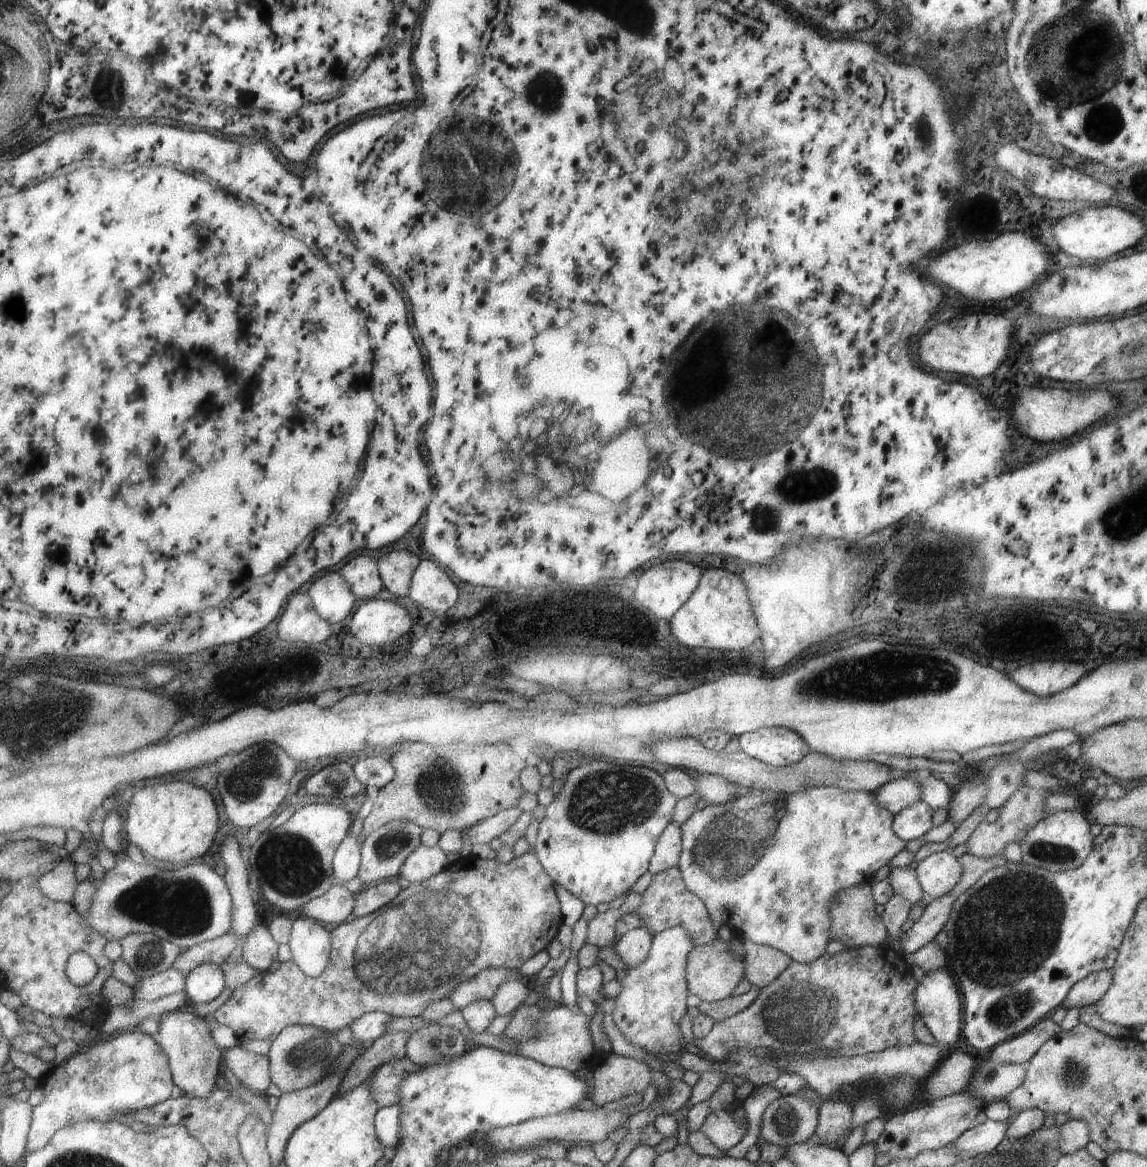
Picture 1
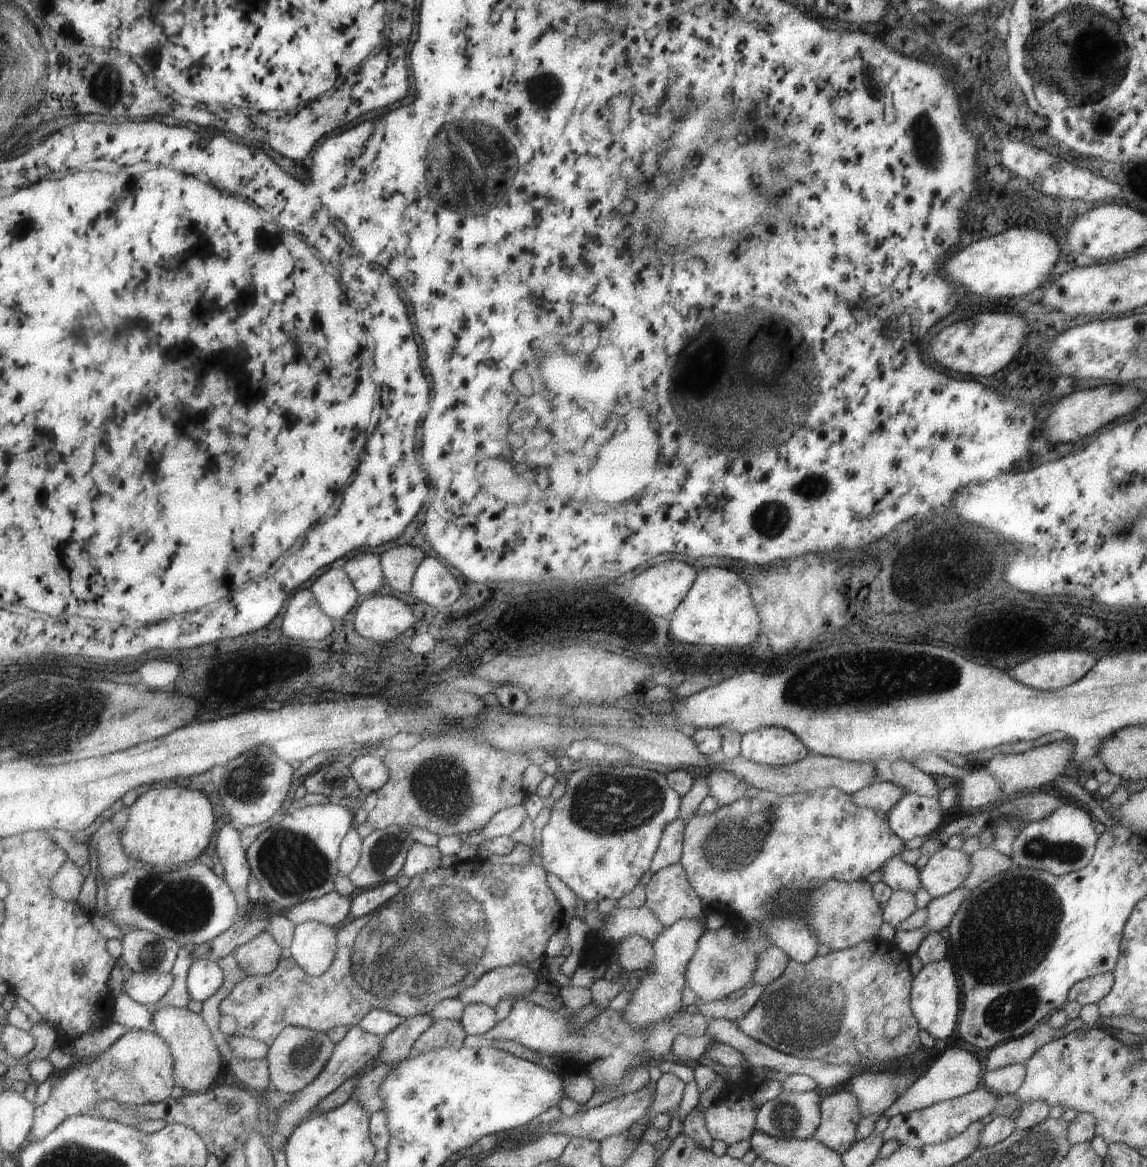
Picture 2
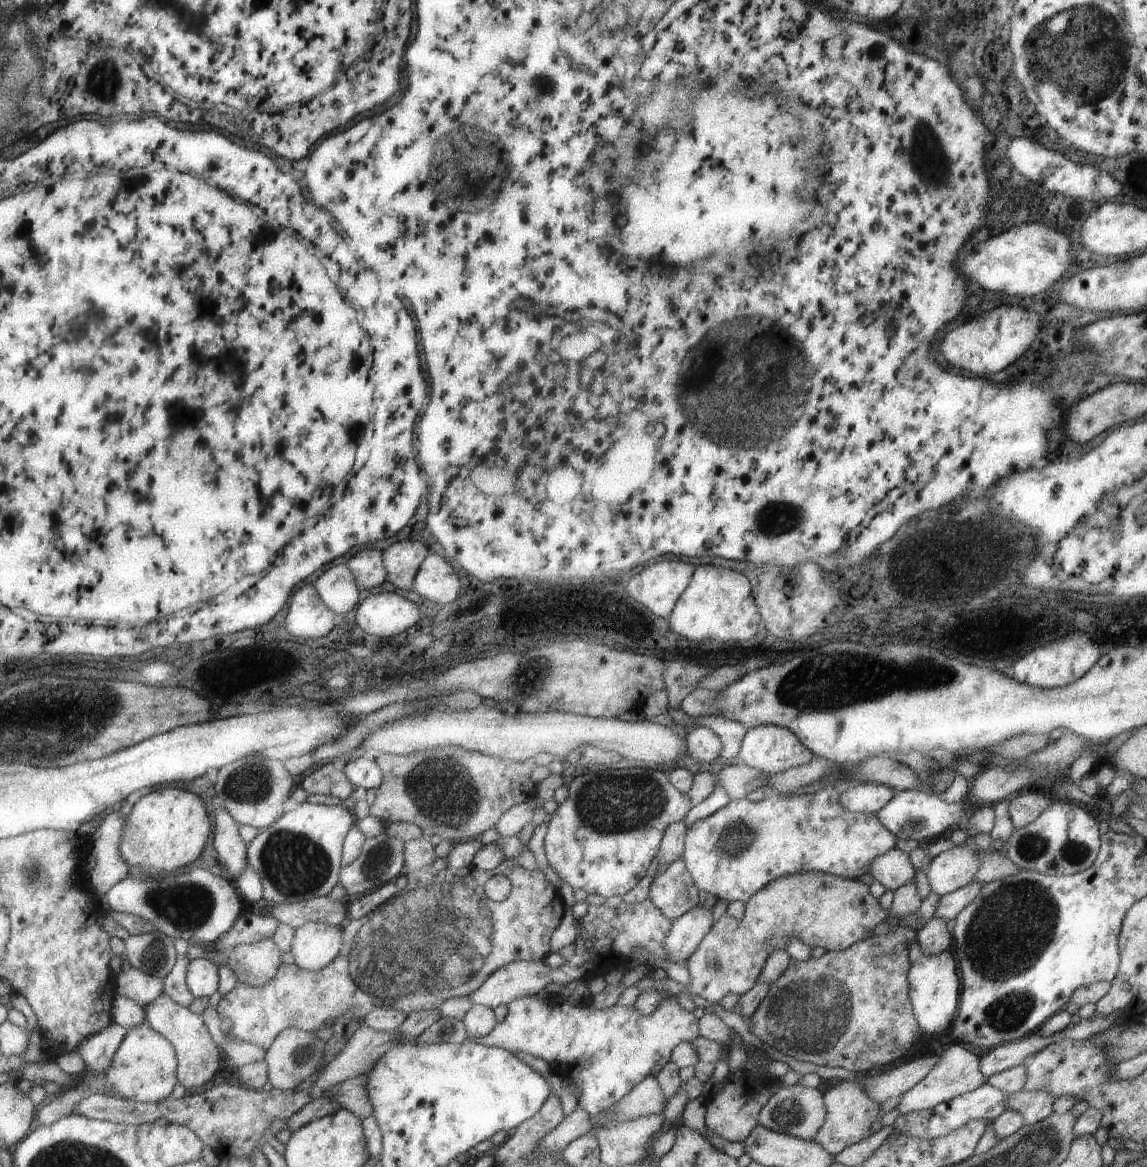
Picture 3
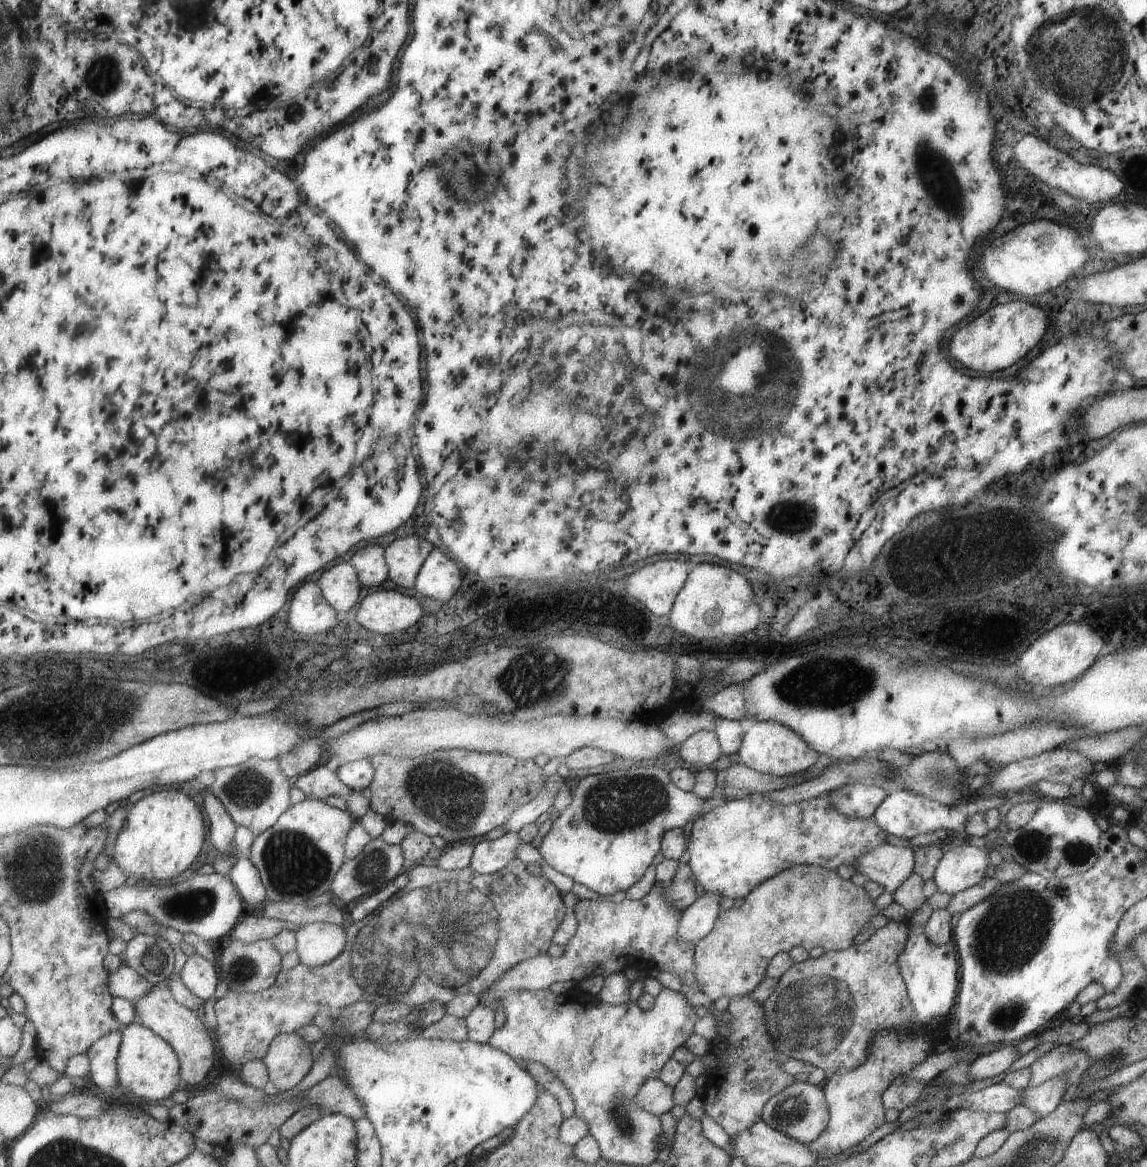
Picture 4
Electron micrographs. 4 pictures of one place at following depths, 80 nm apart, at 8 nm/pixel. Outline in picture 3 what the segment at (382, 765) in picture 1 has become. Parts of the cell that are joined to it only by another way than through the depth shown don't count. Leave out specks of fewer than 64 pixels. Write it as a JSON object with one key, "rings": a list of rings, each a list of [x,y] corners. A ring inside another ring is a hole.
{"rings":[[[372,755],[361,756],[358,759],[348,758],[346,763],[341,768],[345,778],[355,788],[375,788],[380,785],[381,782],[381,771],[380,767],[373,760]]]}

